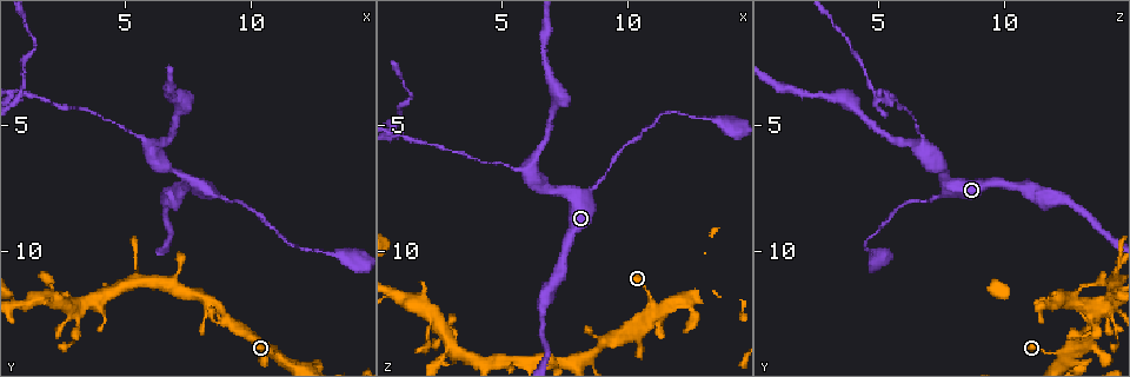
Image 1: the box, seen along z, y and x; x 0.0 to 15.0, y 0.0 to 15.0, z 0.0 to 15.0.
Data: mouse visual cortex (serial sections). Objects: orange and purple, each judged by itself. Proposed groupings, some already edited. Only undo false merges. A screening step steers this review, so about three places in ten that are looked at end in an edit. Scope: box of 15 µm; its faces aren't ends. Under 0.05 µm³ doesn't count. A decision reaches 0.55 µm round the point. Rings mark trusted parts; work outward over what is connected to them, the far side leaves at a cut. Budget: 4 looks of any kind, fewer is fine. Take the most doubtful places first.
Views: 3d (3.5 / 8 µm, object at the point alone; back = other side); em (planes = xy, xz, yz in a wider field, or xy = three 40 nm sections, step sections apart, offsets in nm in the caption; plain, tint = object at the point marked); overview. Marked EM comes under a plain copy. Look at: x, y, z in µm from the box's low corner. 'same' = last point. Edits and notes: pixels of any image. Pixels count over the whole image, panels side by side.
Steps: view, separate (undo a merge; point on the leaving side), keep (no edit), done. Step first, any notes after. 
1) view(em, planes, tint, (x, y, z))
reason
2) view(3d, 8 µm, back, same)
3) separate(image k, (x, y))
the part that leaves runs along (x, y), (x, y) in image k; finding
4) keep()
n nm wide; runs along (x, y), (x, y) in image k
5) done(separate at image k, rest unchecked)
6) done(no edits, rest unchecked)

view(3d, 8 µm, (2.9, 12.1, 13.8))
thin arm on a thick one

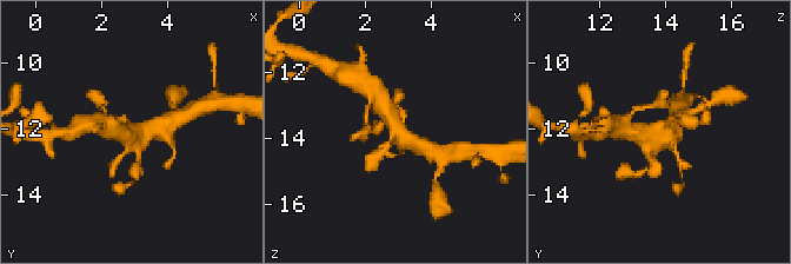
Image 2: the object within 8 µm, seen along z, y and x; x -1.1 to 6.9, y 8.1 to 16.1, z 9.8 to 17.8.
view(em, xy, step 3, tint, (3.0, 12.2, 13.8))
need the tissue

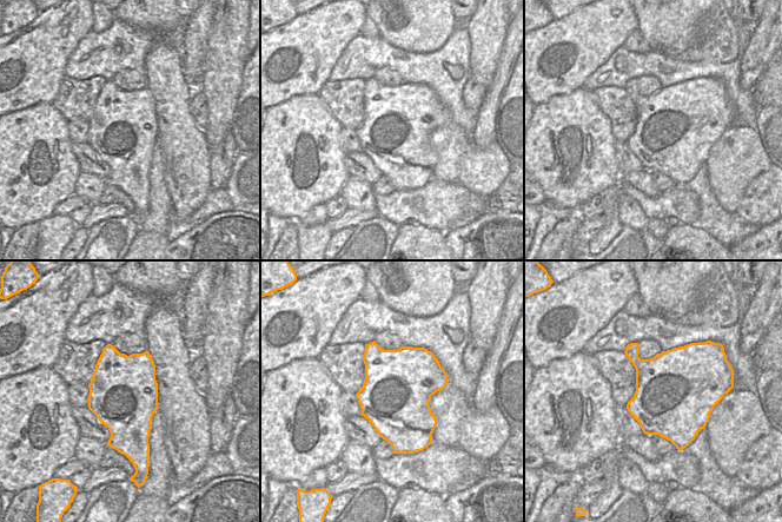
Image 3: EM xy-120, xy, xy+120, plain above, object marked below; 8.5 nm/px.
keep()
all the same cell

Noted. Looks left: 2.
view(3d, 3.5 µm, (6.3, 5.7, 6.5))
thin arm on a thick one

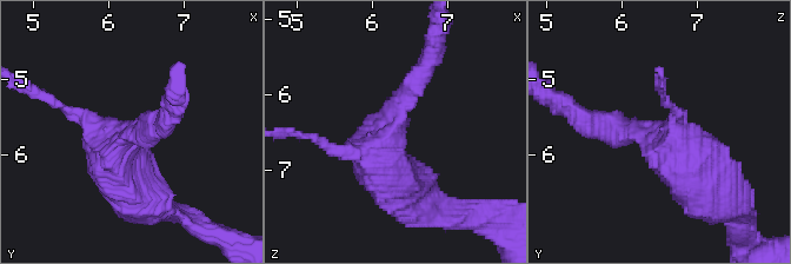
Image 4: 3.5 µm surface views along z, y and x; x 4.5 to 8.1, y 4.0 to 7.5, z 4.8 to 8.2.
view(em, planes, tint, (6.25, 5.75, 6.60))
3 arms; arms of 150, 300, 500 nm; now the EM

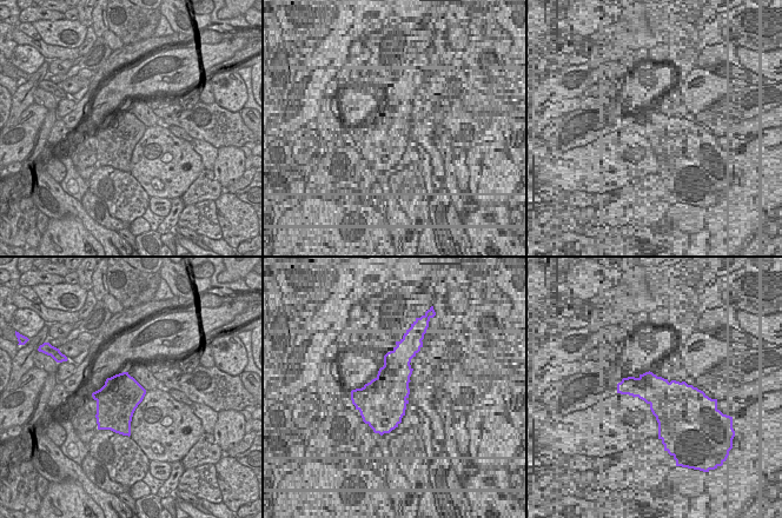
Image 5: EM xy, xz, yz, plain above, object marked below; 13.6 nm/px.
keep()
runs along (728, 203), (683, 145), (617, 127) in image 4; all the same cell

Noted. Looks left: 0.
done(no edits, rest unchecked)

